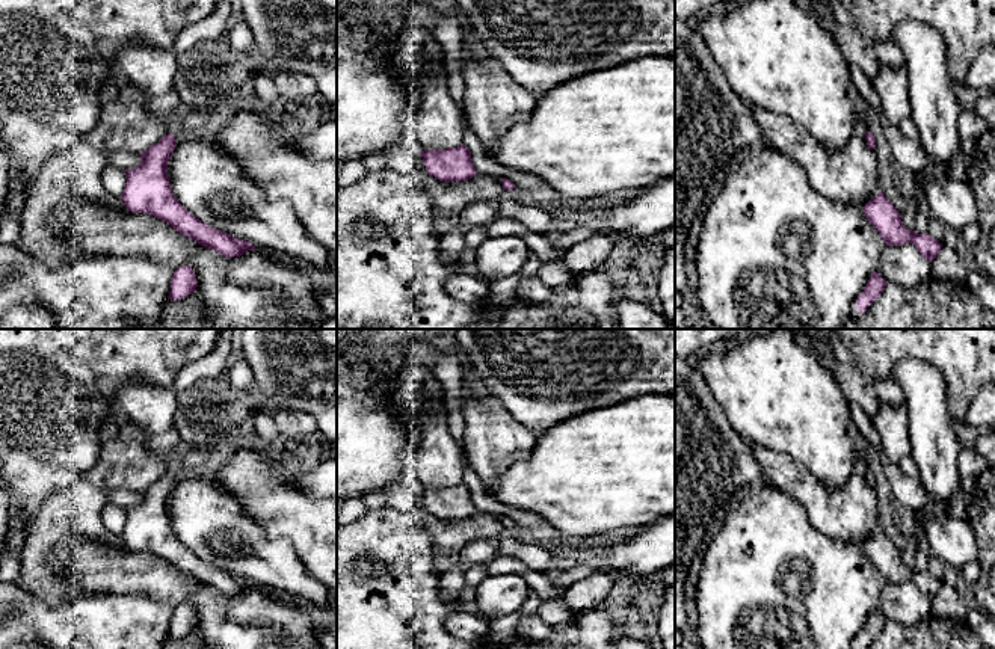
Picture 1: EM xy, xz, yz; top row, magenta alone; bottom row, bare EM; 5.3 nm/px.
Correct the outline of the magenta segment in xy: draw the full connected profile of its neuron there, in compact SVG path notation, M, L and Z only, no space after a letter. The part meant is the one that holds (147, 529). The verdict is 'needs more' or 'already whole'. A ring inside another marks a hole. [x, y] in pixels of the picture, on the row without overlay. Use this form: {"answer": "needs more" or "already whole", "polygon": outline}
{"answer": "already whole", "polygon": "M165 472L157 481L140 491L140 503L125 509L125 527L121 537L128 549L151 552L198 583L226 596L257 587L249 580L211 566L196 557L174 534L168 501L175 488L174 472Z"}

